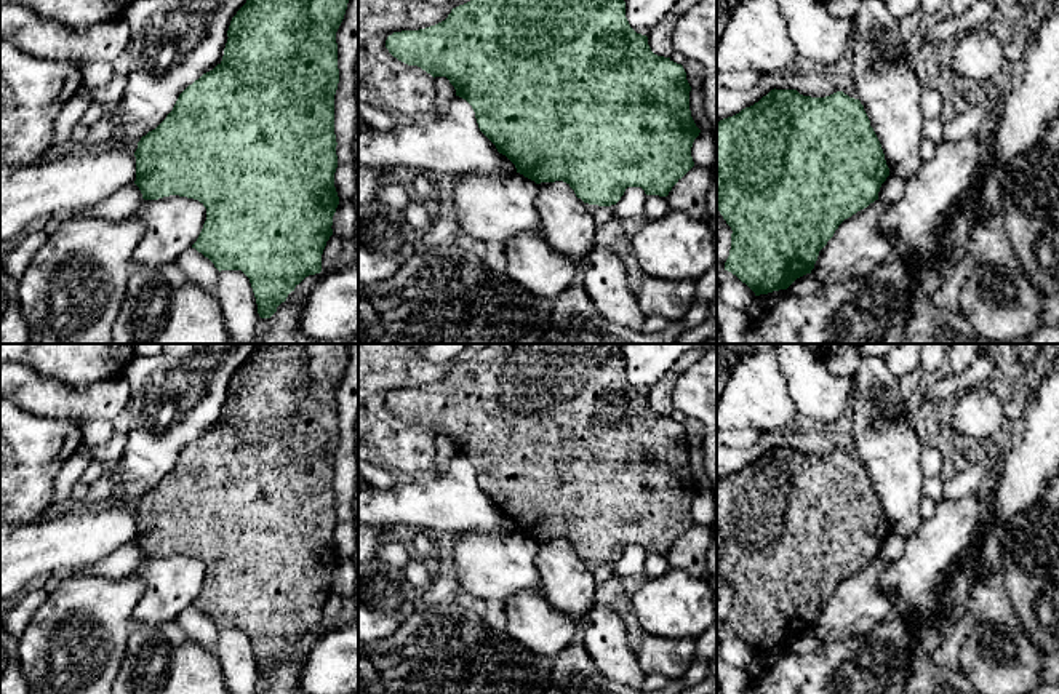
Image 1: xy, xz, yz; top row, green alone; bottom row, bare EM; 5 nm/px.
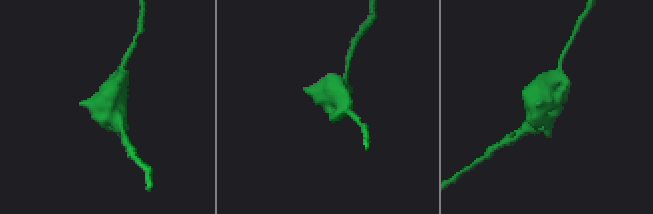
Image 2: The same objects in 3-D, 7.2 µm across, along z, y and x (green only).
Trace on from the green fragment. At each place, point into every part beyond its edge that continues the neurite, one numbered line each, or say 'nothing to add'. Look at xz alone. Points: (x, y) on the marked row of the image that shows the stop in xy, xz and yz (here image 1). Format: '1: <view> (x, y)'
nothing to add

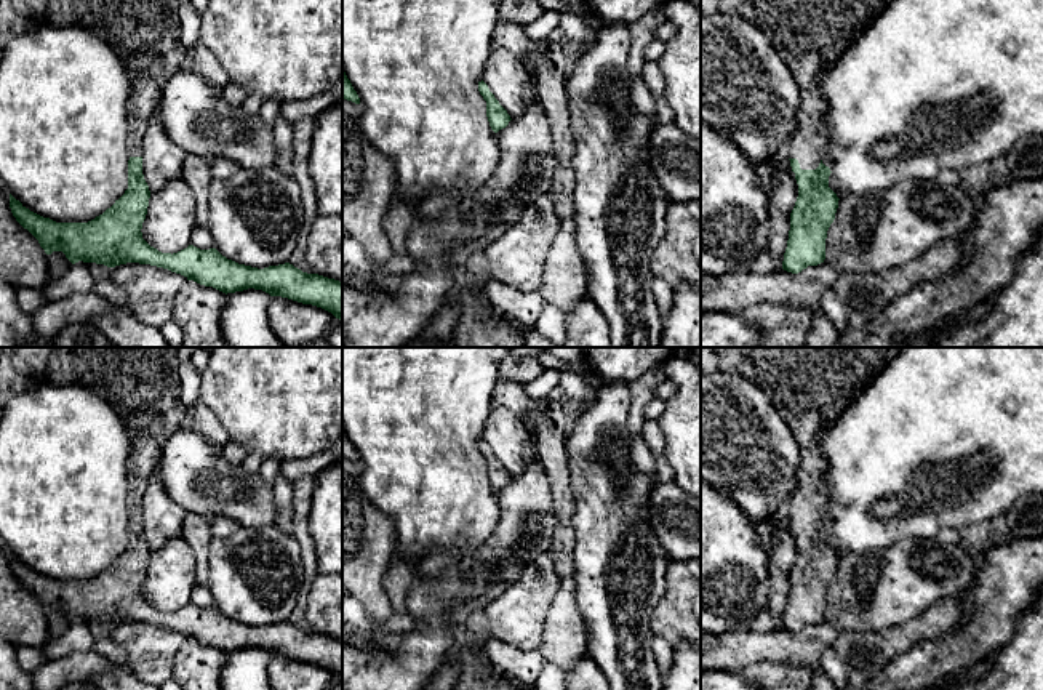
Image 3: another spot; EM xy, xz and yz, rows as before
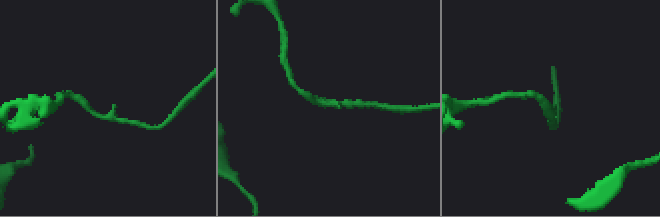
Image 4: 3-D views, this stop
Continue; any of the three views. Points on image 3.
1: yz (810, 36)

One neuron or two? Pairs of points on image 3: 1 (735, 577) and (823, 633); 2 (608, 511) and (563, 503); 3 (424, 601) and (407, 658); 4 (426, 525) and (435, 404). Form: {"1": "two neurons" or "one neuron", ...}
{"1": "two neurons", "2": "two neurons", "3": "one neuron", "4": "one neuron"}

